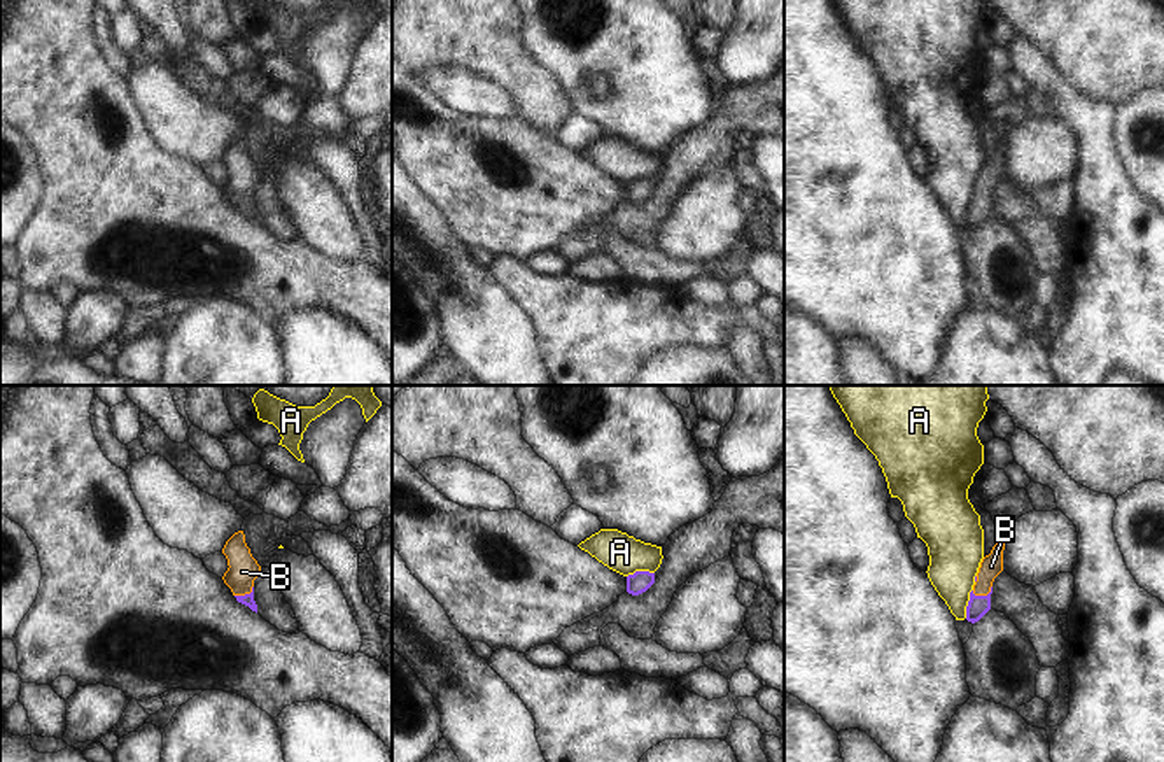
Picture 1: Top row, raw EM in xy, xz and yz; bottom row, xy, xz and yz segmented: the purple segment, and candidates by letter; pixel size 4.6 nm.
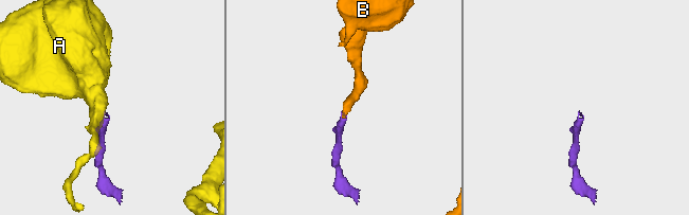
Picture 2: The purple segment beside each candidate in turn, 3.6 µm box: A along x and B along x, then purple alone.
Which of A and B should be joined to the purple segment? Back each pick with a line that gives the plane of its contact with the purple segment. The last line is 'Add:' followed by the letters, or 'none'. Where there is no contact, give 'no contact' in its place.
B: contact in yz
Add: B

